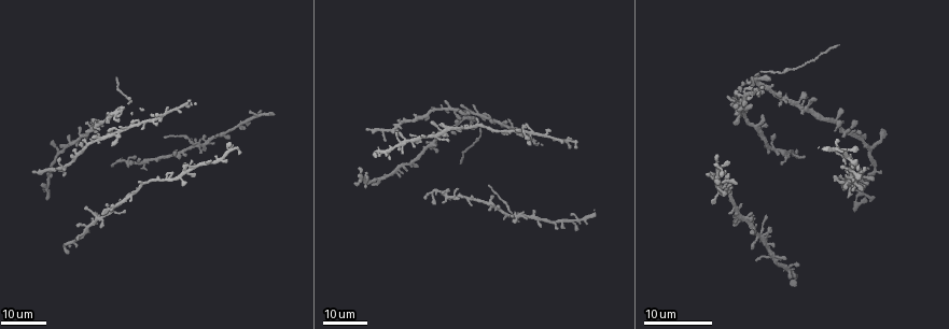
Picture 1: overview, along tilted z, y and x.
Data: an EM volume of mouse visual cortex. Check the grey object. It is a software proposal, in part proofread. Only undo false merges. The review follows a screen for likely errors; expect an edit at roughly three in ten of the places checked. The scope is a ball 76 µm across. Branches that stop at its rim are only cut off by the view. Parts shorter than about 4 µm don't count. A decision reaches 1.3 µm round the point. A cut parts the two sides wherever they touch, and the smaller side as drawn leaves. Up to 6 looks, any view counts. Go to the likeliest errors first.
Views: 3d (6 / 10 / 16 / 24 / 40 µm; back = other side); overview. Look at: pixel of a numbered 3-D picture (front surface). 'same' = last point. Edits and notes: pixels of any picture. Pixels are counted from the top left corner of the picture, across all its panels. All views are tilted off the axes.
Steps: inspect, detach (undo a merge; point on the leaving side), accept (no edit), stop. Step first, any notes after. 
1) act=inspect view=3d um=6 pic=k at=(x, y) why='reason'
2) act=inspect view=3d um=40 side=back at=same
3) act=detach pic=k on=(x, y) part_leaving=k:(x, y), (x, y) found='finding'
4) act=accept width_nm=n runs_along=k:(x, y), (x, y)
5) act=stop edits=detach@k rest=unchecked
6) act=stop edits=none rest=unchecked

act=inspect view=3d um=16 pic=1 at=(198, 141) why='four or more arms meet'

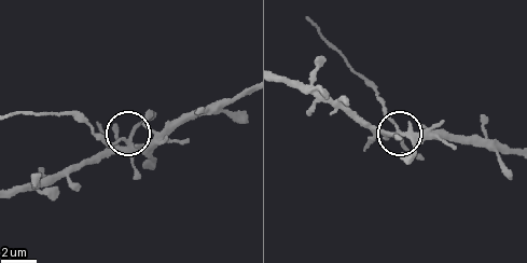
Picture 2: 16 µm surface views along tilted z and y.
act=inspect view=3d um=6 pic=2 at=(394, 127)

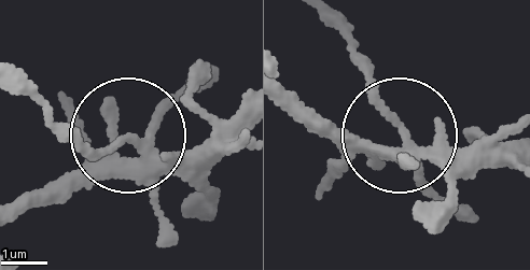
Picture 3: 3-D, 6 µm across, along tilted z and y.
act=detach pic=3 on=(89, 154) arms=4 part_leaving=3:(147, 153), (84, 141), (18, 93) found='a second neuron is stuck on'

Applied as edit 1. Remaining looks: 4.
act=inspect view=3d um=24 pic=1 at=(435, 189) why='looks like a crossing'

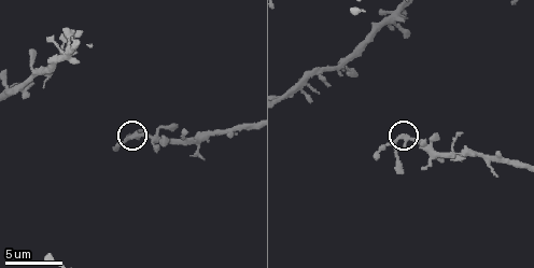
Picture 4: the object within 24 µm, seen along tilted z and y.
act=inspect view=3d um=6 pic=4 at=(131, 136)

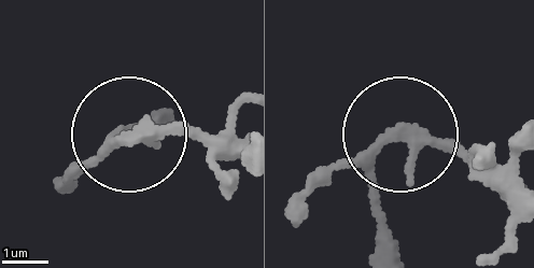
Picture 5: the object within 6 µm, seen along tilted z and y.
act=accept arms=4 found='one neuron here'

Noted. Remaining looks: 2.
act=inspect view=3d um=16 pic=1 at=(395, 128)

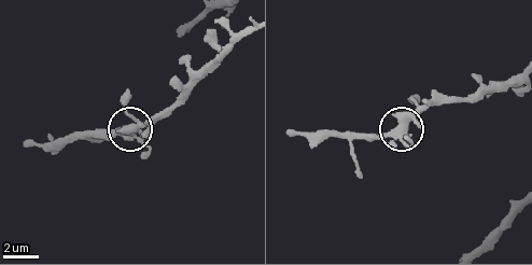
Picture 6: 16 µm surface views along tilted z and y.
act=inspect view=3d um=10 pic=6 at=(396, 128)

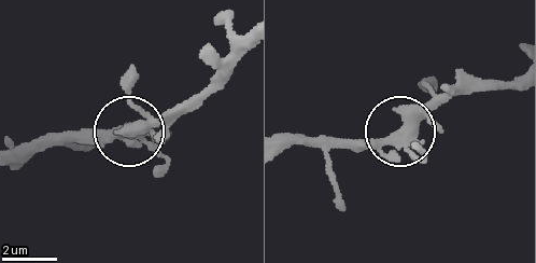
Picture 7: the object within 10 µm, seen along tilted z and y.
act=accept found='continuous, no second neuron'

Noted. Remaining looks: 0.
act=stop edits=detach@3 rest=unchecked

